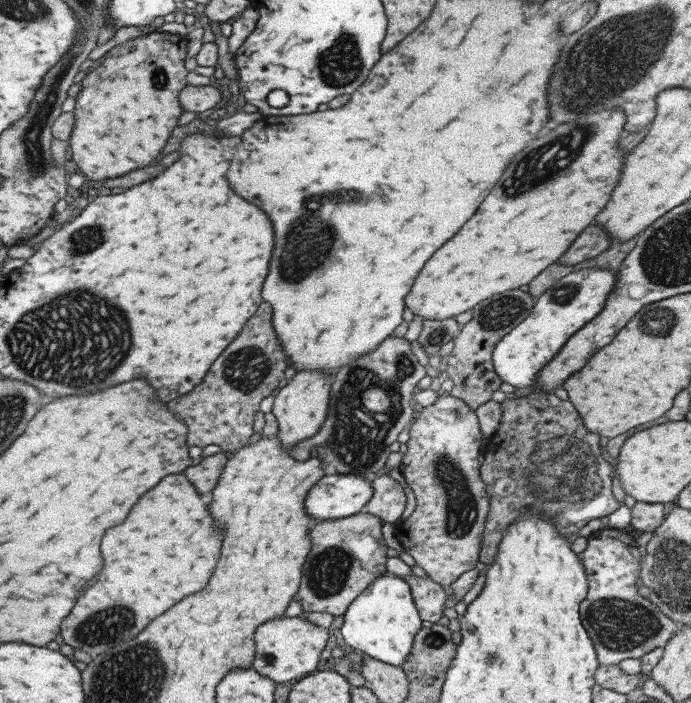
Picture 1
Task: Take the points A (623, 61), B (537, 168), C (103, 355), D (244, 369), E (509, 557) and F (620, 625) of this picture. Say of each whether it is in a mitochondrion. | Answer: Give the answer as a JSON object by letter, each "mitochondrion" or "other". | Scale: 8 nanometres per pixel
{"A":"mitochondrion","B":"mitochondrion","C":"mitochondrion","D":"mitochondrion","E":"other","F":"mitochondrion"}

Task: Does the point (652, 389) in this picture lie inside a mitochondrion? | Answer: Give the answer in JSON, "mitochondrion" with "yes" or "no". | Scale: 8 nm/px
{"mitochondrion":"no"}

